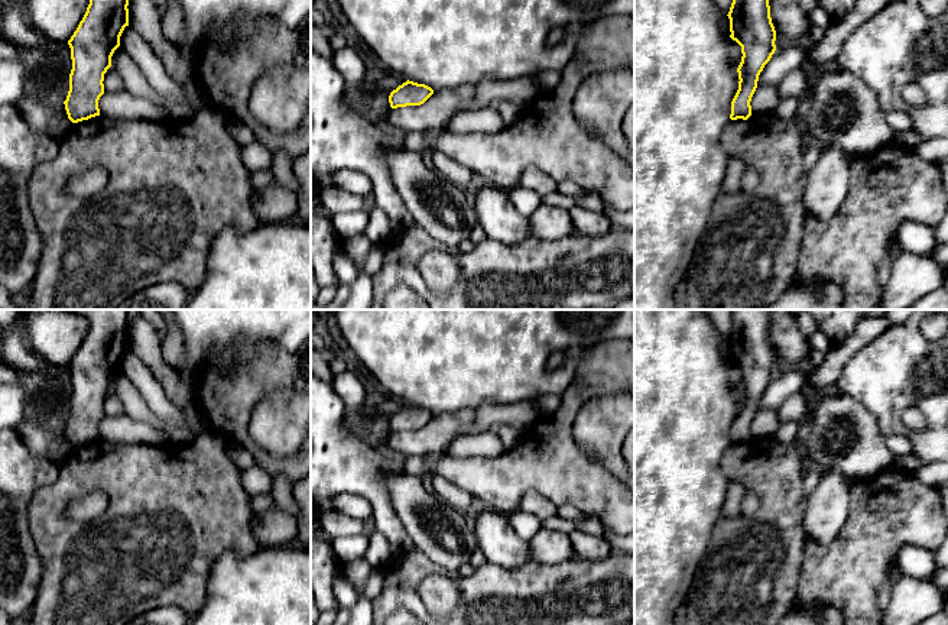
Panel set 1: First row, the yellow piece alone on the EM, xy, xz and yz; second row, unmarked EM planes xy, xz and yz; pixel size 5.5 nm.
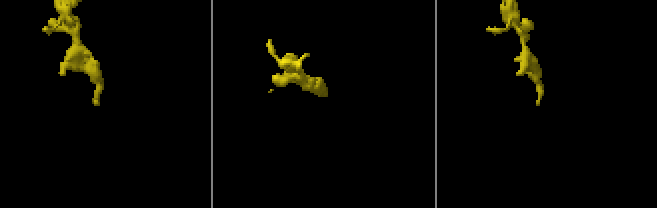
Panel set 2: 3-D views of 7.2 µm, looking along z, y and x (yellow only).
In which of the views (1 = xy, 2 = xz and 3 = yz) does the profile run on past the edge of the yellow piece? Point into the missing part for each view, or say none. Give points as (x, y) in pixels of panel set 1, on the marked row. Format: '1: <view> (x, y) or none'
1: none
2: none
3: none

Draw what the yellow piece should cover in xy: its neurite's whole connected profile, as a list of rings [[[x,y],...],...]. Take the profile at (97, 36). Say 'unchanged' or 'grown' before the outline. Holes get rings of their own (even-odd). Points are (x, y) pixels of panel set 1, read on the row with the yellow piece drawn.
unchanged; [[[90,0],[87,12],[68,41],[72,69],[64,101],[72,123],[100,116],[98,100],[104,94],[104,74],[129,26],[129,0]]]

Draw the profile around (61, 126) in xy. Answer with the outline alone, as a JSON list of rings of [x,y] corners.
[[[59,116],[51,130],[51,136],[55,139],[61,139],[68,129],[72,126],[72,122],[68,117]]]

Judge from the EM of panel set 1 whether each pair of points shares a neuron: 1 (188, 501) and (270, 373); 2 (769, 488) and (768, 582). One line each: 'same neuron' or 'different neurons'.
1: different neurons
2: same neuron

